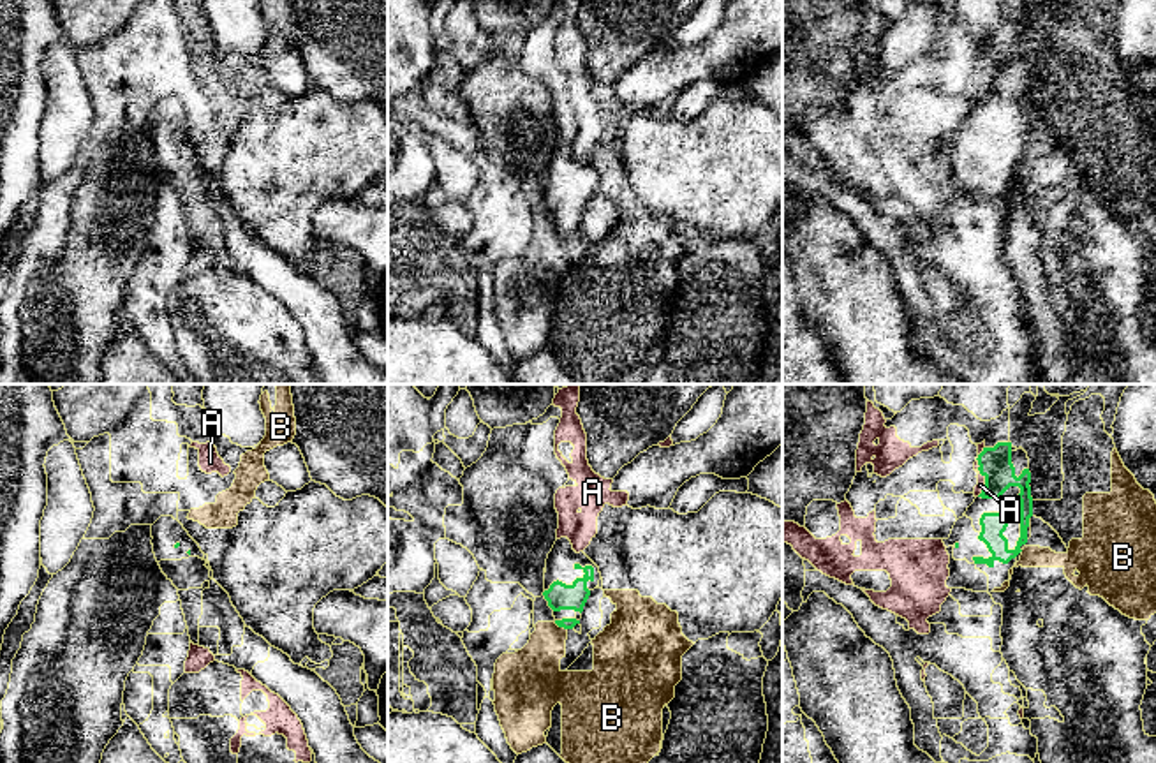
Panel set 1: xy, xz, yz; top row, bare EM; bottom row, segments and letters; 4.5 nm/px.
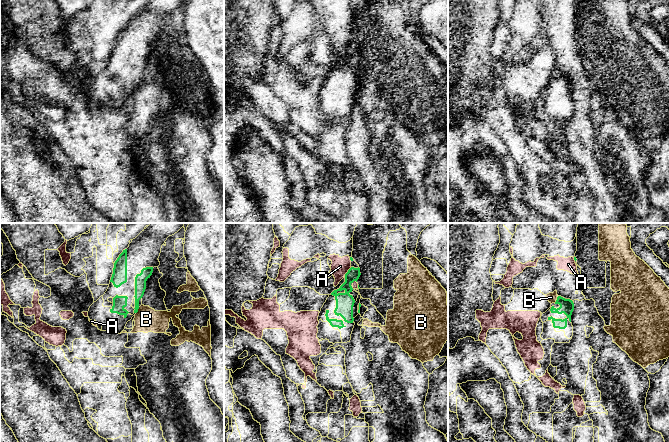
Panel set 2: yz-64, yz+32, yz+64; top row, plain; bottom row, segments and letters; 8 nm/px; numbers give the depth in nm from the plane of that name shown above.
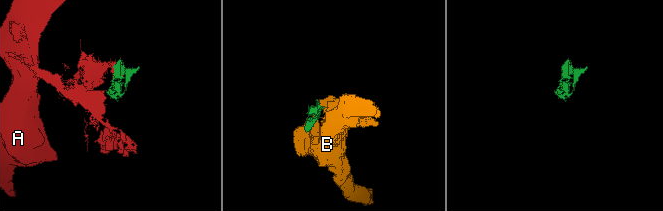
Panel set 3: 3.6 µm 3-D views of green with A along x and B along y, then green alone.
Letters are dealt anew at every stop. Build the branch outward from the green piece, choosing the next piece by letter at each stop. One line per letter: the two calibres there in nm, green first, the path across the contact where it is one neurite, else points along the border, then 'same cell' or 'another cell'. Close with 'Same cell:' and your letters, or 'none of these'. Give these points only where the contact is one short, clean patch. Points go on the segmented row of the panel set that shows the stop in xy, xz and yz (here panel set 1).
A: 150 nm thick on the green side, 40 nm on the other; border along yz (984, 446), (977, 459), (984, 488), (977, 496); another cell
B: 50 nm thick on the green side, 240 nm on the other; another cell
Same cell: none of these

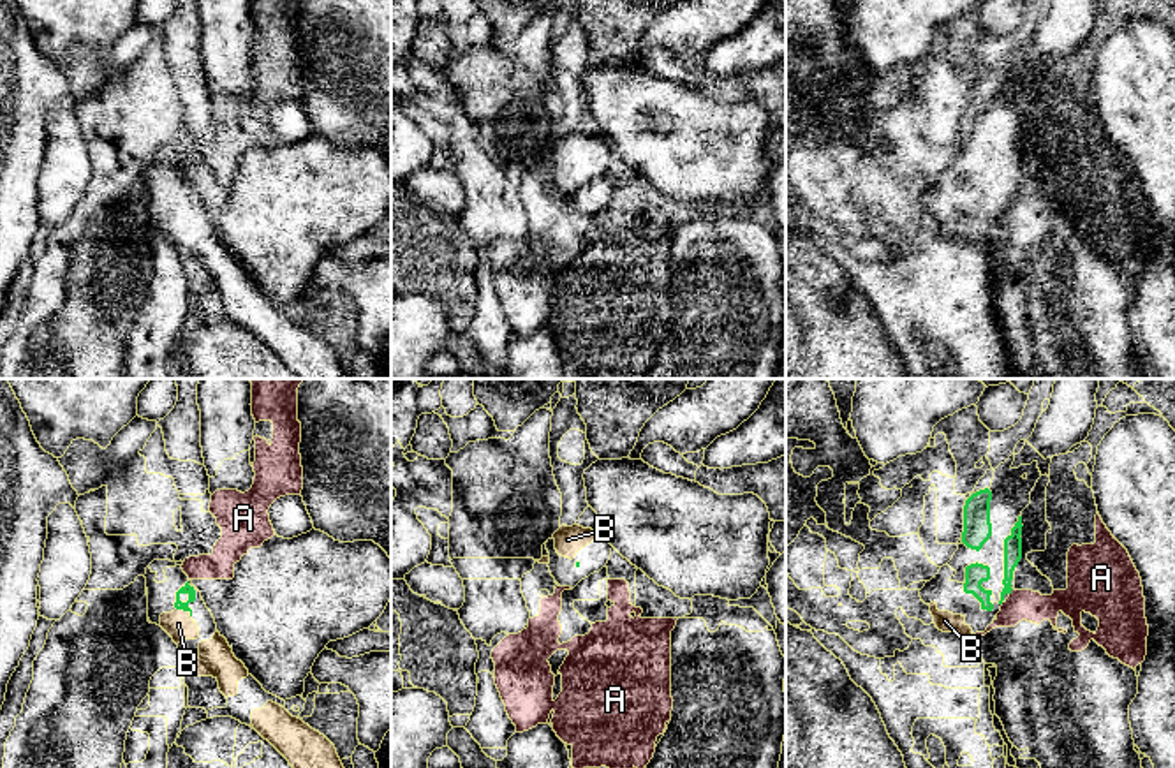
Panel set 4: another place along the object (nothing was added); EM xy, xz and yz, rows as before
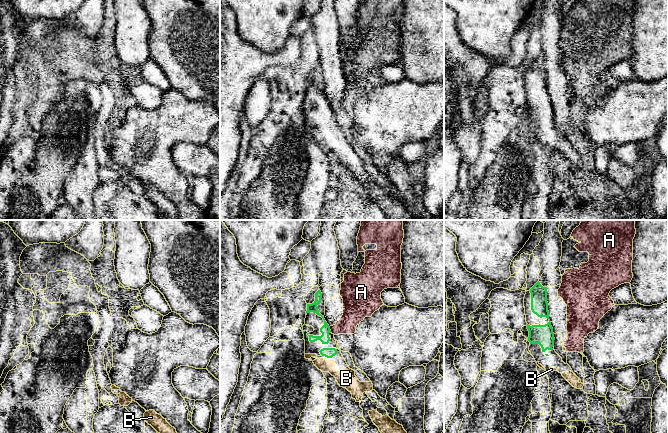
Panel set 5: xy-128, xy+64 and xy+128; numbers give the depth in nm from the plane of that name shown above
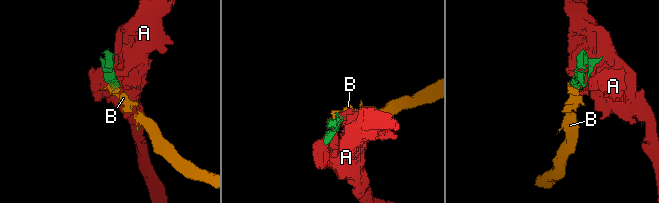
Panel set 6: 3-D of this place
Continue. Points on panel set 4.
A: 80 nm thick on the green side, 140 nm on the other; another cell
B: 50 nm thick on the green side, 140 nm on the other; runs through xy (187, 589), (191, 599), (185, 610), (178, 624); same cell
Same cell: B

